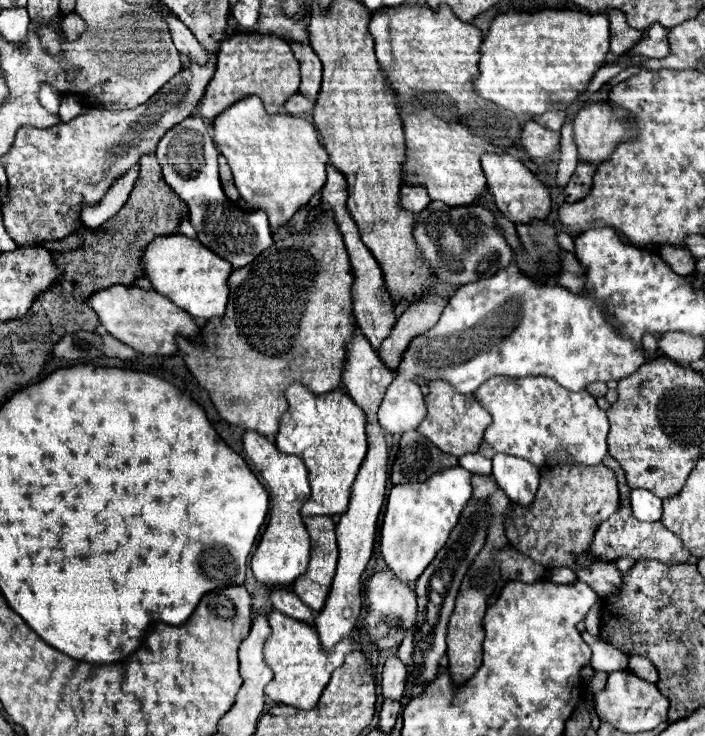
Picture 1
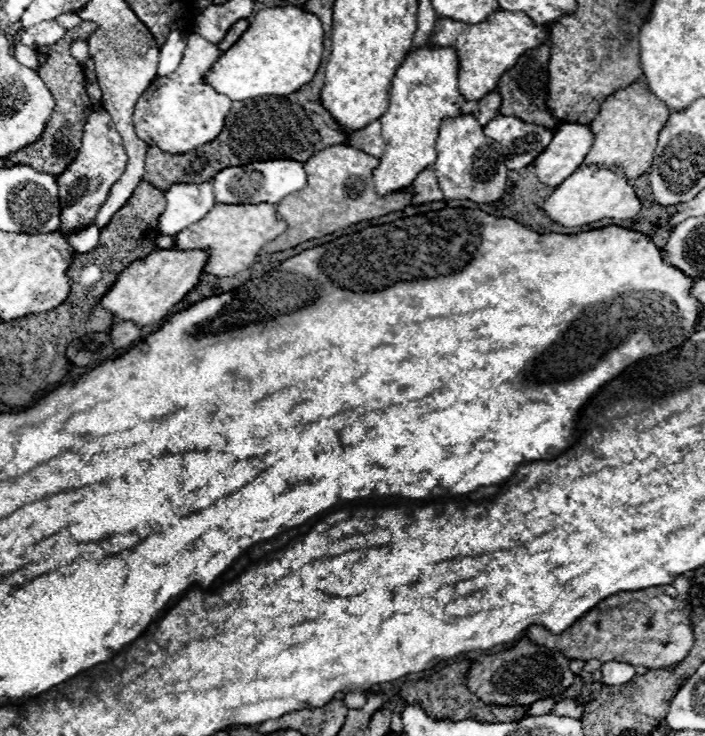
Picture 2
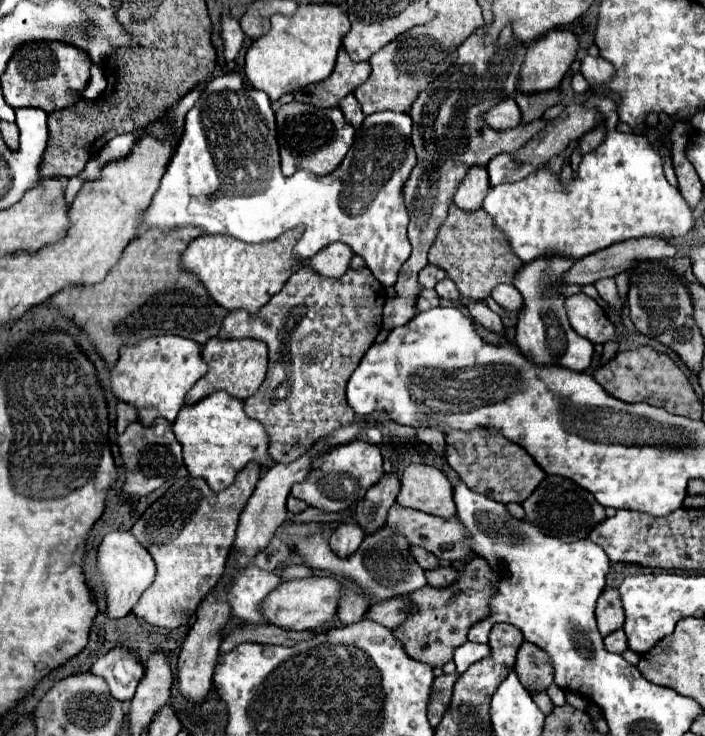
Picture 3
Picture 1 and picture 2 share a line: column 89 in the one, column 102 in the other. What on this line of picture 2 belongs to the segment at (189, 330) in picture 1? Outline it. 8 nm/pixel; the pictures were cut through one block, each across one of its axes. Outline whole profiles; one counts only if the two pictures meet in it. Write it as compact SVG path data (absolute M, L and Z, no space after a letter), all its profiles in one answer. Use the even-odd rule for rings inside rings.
M154 250L154 254L132 262L118 274L116 284L110 288L110 294L102 298L102 306L108 308L116 320L132 320L138 326L158 322L200 282L206 262L208 250Z

